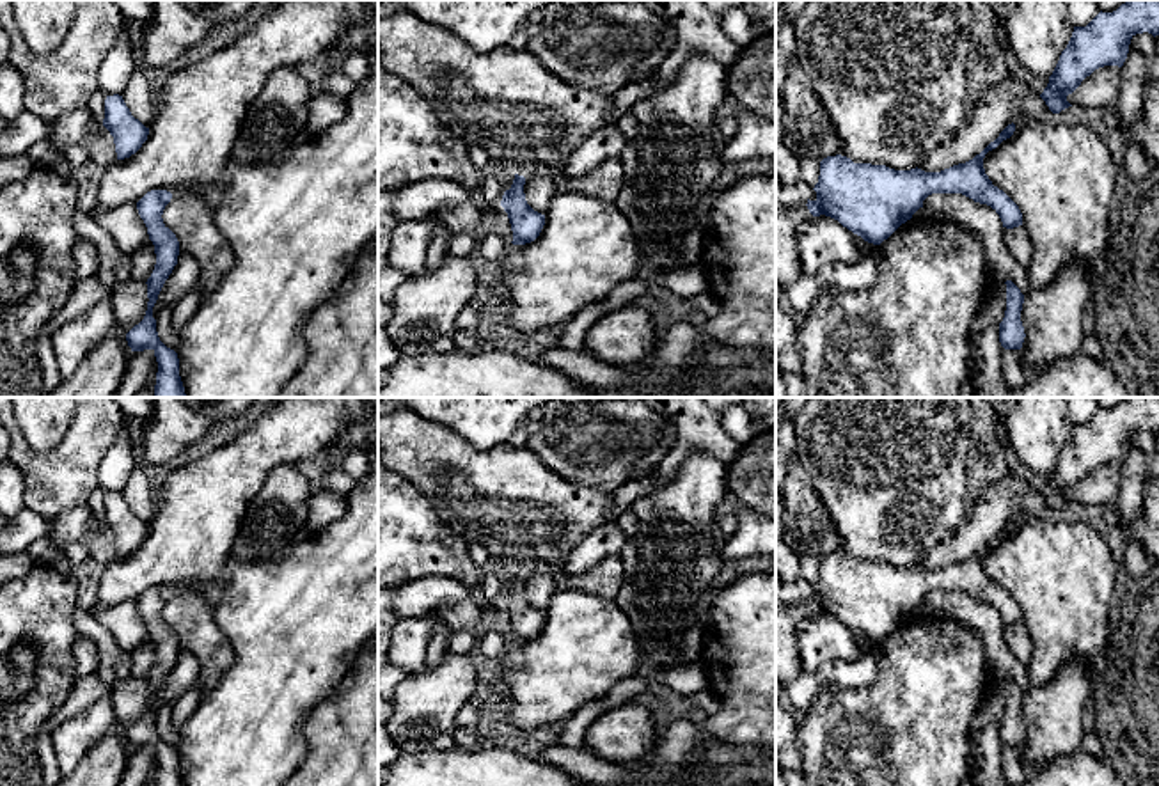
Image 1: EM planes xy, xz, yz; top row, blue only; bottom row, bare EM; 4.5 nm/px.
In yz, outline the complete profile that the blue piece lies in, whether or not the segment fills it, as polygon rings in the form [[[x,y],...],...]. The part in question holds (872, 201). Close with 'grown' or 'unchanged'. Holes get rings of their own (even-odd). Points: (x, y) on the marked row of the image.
[[[1012,122],[973,160],[941,172],[854,163],[841,154],[824,158],[818,183],[813,188],[815,200],[808,199],[802,208],[783,208],[776,202],[776,282],[790,286],[802,277],[795,232],[806,220],[820,215],[838,220],[864,241],[880,245],[923,208],[928,195],[962,193],[990,206],[1003,227],[1022,225],[1019,206],[992,185],[983,169],[985,154],[1010,138],[1013,131]]]; grown

